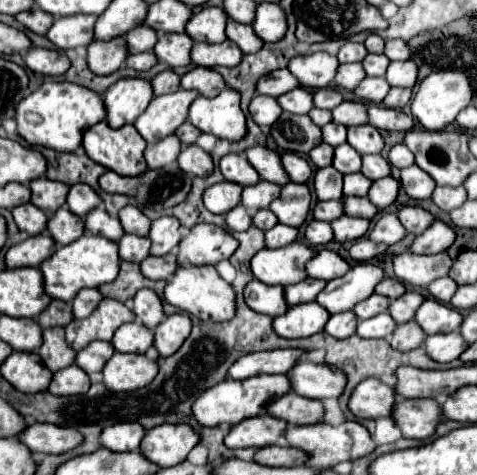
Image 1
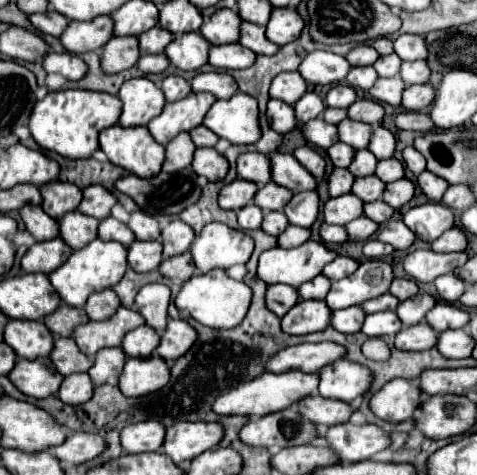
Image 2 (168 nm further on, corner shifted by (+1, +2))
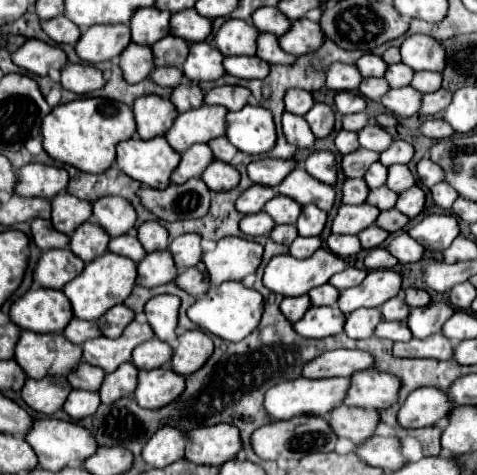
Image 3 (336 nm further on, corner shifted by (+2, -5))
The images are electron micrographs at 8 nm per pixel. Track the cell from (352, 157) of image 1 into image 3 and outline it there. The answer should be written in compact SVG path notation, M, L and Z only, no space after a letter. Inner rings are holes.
M379 161L373 163L369 167L369 171L365 173L365 183L369 185L369 189L377 189L381 185L385 185L385 179L387 179L387 167L383 167Z

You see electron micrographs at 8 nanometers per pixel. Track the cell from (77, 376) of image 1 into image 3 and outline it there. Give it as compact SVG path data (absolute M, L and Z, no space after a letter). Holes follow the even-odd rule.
M73 389L63 405L63 411L71 419L83 419L87 415L93 415L99 407L99 393L97 391L85 391L85 389Z

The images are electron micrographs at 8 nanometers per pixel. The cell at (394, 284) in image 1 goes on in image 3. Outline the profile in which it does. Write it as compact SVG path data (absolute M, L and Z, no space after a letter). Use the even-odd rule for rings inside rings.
M405 289L403 297L405 297L405 303L409 307L423 307L423 305L427 305L431 301L429 295L423 289Z

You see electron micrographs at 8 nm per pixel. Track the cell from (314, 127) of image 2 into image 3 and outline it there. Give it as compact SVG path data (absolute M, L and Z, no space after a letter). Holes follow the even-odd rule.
M343 129L335 135L333 143L335 143L335 147L339 149L339 153L341 153L341 155L345 155L345 153L349 153L349 151L359 149L359 143L357 143L357 133L343 131Z

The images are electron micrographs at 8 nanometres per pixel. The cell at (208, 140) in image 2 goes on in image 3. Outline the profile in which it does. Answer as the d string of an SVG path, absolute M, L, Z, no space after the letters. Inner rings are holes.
M225 137L211 139L207 145L209 145L209 149L213 151L213 157L219 159L219 161L225 161L225 163L229 163L229 161L233 159L233 155L237 153L237 149L235 149Z

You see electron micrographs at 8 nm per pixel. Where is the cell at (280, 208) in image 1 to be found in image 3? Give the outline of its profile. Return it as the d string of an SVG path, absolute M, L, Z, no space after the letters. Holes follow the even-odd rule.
M305 205L299 219L297 219L297 231L303 237L311 237L311 235L319 235L325 227L327 221L327 213L321 211L317 205Z

